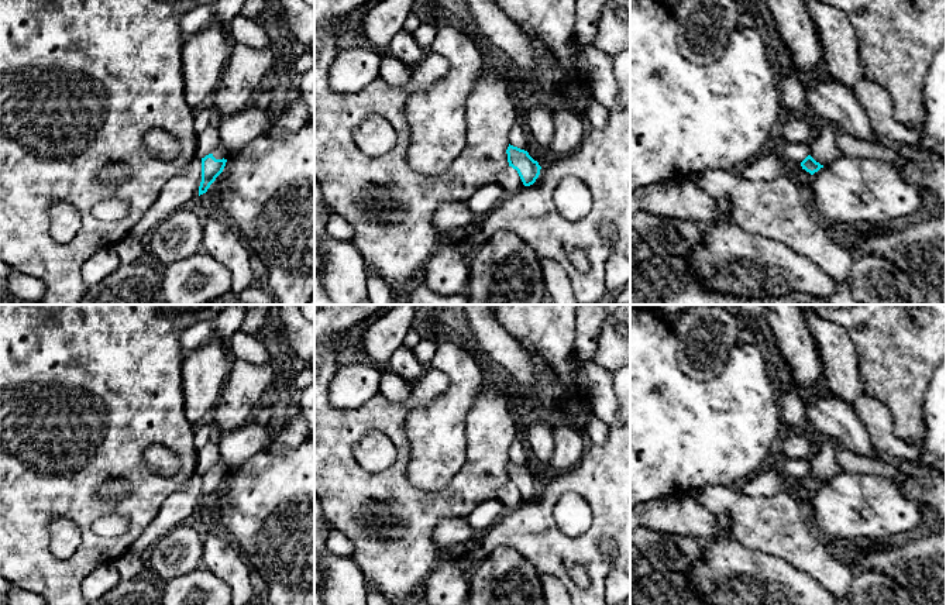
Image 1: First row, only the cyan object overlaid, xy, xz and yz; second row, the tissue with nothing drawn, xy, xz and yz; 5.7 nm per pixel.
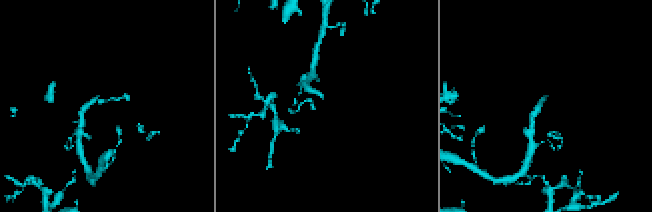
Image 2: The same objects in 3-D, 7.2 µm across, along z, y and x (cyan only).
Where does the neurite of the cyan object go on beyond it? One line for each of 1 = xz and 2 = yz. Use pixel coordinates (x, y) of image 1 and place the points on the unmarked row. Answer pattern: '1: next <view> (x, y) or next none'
1: next none
2: next yz (825, 464)

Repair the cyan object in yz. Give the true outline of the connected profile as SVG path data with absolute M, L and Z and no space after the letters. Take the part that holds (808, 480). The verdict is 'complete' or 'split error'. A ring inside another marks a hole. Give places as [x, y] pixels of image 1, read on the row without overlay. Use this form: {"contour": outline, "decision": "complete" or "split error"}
{"contour": "M822 439L819 450L811 464L811 470L801 478L802 485L813 491L829 477L840 471L837 464L839 444L830 439Z", "decision": "split error"}

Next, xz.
{"contour": "M509 460L508 465L509 482L517 487L524 502L530 502L540 491L541 482L534 477L527 467Z", "decision": "complete"}

